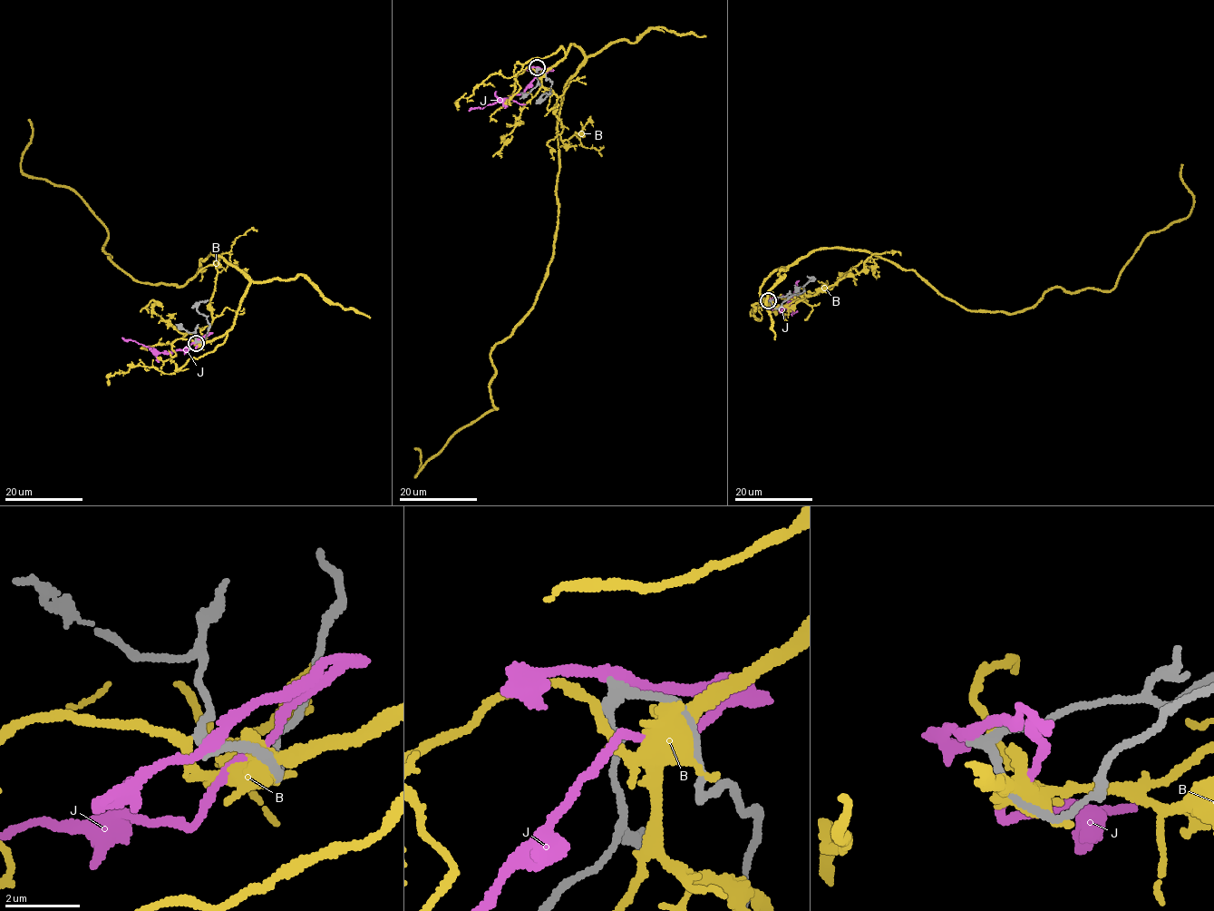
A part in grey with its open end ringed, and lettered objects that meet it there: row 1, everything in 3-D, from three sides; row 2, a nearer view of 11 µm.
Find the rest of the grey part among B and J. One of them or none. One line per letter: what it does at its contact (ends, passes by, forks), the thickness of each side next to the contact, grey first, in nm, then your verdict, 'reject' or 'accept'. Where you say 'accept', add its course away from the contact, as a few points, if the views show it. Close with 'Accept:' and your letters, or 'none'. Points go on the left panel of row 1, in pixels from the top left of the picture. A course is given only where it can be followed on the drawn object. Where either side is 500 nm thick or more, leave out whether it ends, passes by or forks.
B: it passes by; calibres 240 and 200 nm; reject
J: it passes by; calibres 240 and 280 nm; reject
Accept: none

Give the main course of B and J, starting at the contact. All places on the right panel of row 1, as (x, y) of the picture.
B: (771, 299), (769, 274), (837, 248), (912, 269), (976, 311), (1109, 290), (1145, 237), (1189, 214), (1181, 164)
J: (769, 300), (774, 300), (772, 308), (785, 308), (799, 280)

